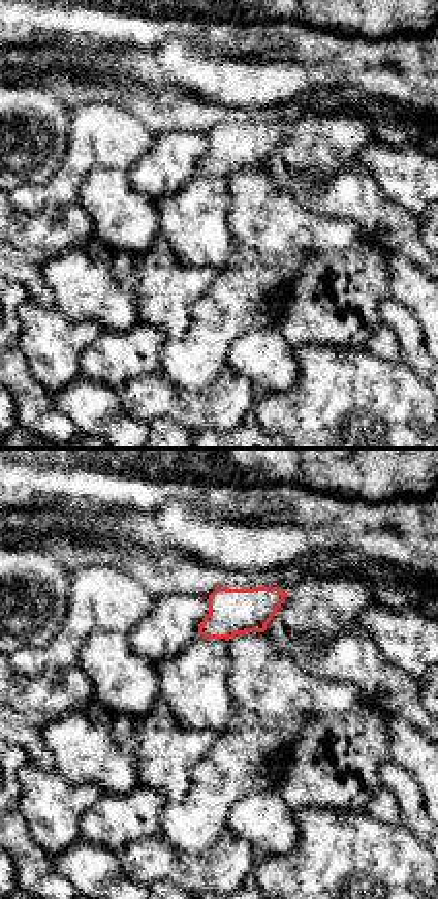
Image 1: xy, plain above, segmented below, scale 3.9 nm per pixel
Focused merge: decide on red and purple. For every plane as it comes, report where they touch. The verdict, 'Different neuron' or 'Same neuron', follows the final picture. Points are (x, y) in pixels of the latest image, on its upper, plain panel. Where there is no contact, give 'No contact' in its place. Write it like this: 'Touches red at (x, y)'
No contact

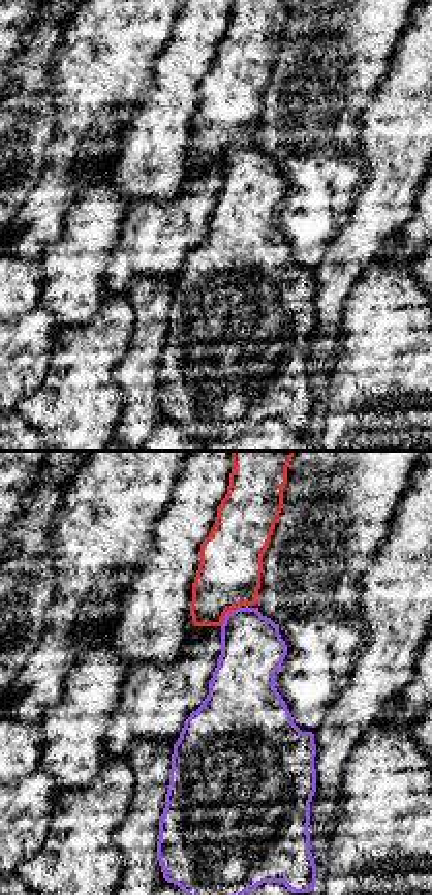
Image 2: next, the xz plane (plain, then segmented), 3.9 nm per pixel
Touches red at (224, 153)

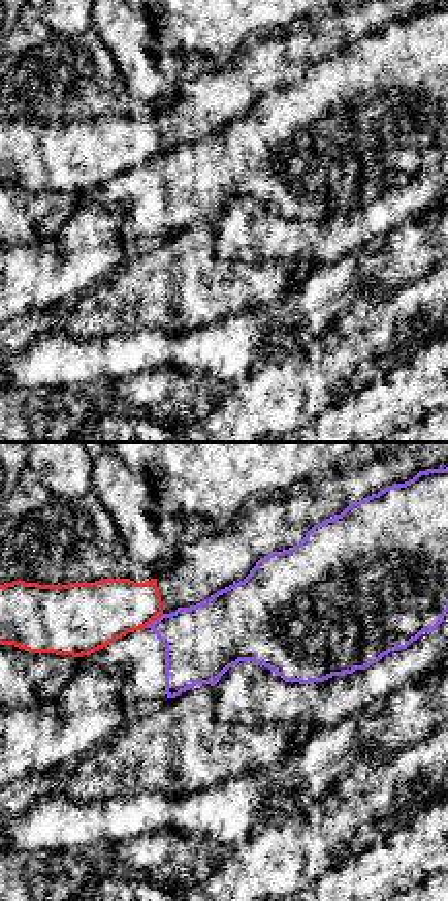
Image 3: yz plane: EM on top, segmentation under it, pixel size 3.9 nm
Touches red at (153, 156)

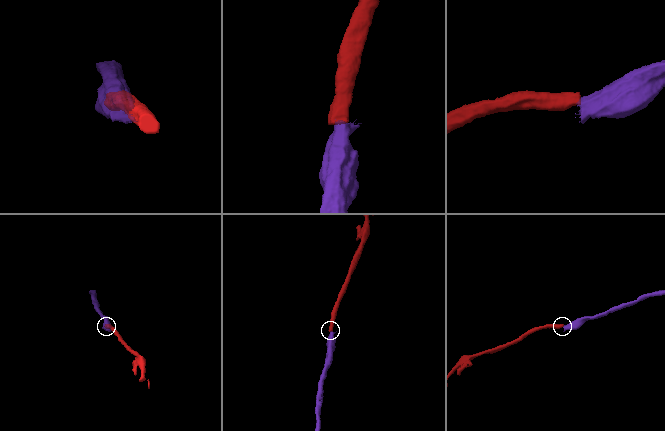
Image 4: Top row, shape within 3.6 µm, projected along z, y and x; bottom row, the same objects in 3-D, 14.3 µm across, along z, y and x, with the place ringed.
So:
Different neuron

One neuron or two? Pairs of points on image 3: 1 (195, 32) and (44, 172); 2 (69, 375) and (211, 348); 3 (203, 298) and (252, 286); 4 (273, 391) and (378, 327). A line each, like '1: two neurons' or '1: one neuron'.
1: two neurons
2: one neuron
3: one neuron
4: one neuron

